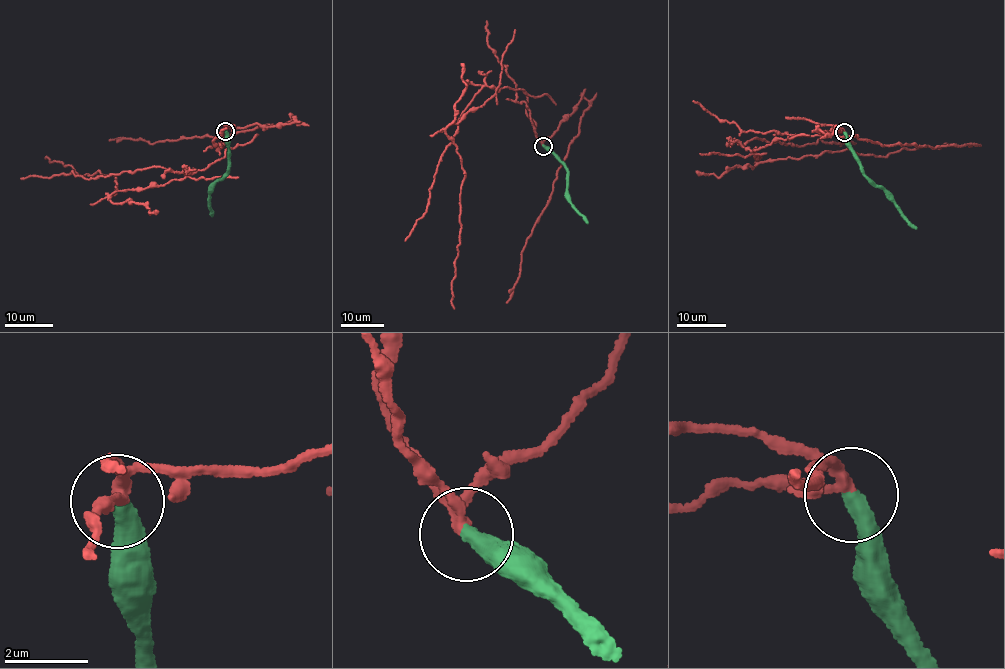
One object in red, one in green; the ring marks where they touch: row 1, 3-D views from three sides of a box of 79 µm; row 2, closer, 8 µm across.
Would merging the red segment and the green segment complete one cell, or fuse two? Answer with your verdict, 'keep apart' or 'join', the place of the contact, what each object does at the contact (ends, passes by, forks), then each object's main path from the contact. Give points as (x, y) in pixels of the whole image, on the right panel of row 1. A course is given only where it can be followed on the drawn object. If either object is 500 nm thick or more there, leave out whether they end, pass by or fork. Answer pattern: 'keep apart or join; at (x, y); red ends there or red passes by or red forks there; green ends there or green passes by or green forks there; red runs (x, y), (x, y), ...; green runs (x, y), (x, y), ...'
keep apart; at (844, 132); red forks there; green ends there; red runs (844, 133), (771, 131), (772, 142), (751, 150), (762, 161), (825, 151), (881, 157), (954, 147); green runs (844, 133), (846, 144), (861, 172), (881, 187), (903, 217), (916, 228)

